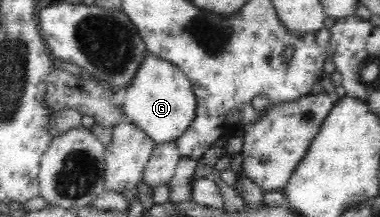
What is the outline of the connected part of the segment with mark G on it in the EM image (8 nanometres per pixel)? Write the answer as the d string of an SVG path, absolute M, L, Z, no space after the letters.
M152 53L141 61L126 91L122 105L125 119L142 129L155 144L177 140L196 116L196 98L188 77L170 61L162 60Z

